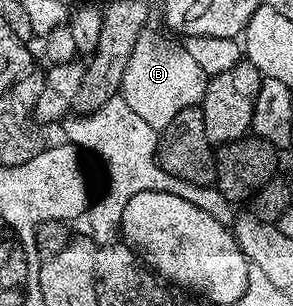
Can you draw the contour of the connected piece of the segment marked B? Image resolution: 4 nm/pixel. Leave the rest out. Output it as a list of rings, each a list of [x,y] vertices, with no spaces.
[[[150,31],[140,34],[125,67],[121,96],[133,111],[141,115],[157,131],[162,131],[181,111],[196,108],[202,102],[209,78],[201,71],[201,63],[189,55],[186,48],[165,45]]]

